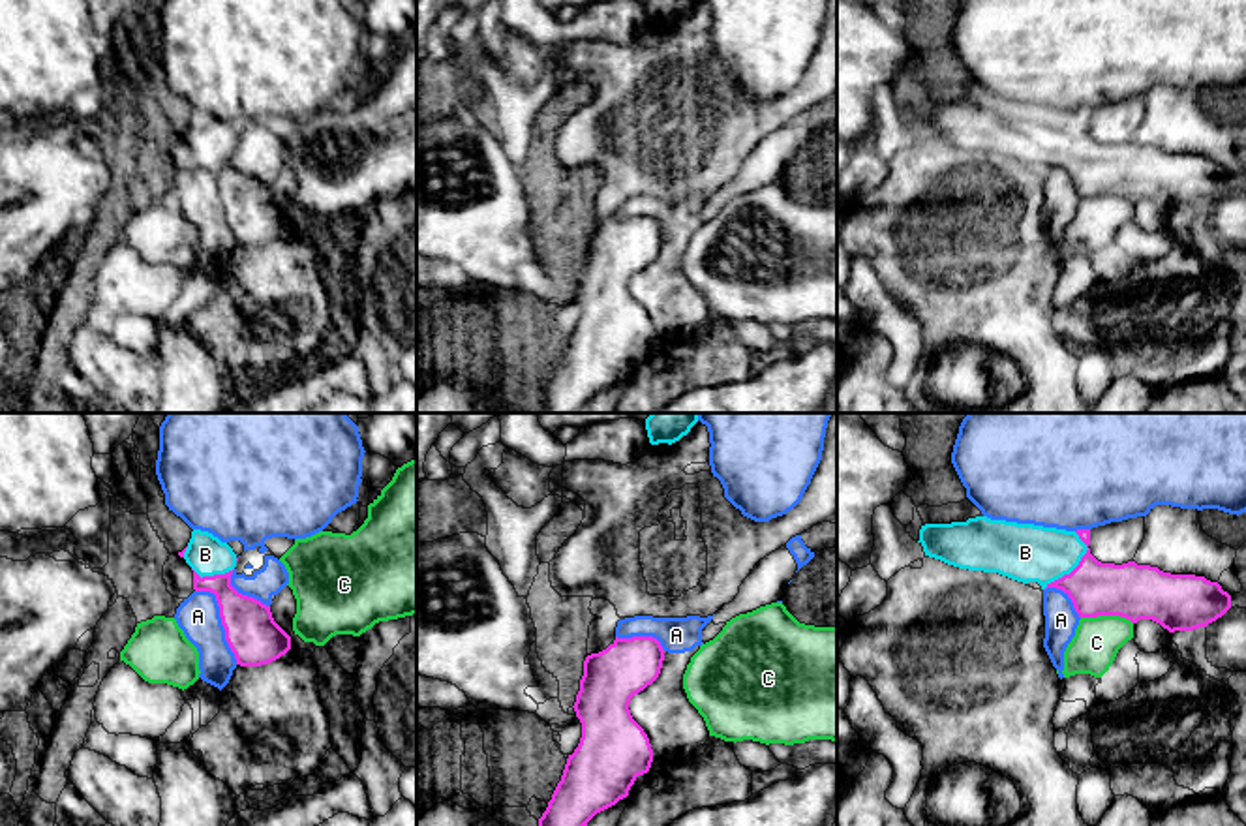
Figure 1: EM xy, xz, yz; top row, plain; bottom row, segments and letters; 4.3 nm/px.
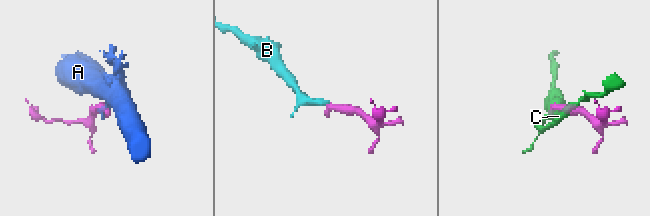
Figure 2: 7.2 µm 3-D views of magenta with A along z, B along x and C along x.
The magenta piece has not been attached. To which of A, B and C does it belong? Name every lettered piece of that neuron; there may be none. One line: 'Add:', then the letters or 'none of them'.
Add: B

